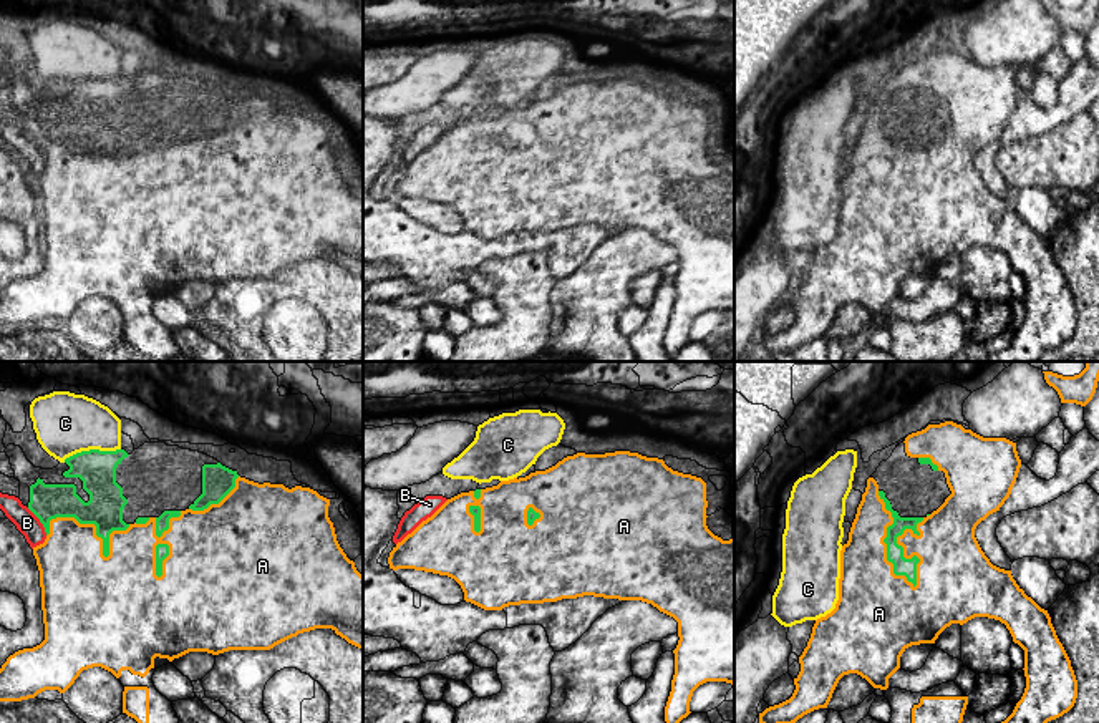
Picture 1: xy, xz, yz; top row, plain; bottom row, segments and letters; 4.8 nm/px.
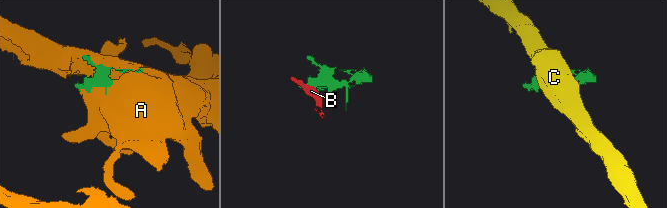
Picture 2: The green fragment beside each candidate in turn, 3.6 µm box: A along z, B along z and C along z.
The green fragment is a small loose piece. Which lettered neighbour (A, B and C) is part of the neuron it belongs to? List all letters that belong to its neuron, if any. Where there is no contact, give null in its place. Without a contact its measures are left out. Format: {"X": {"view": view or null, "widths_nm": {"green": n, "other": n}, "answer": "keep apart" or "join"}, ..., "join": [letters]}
{"A": {"view": "yz", "widths_nm": {"green": 90, "other": 280}, "answer": "join"}, "B": {"view": "xy", "widths_nm": {"green": 180, "other": 110}, "answer": "keep apart"}, "C": {"view": "xy", "widths_nm": {"green": 180, "other": 300}, "answer": "keep apart"}, "join": ["A"]}

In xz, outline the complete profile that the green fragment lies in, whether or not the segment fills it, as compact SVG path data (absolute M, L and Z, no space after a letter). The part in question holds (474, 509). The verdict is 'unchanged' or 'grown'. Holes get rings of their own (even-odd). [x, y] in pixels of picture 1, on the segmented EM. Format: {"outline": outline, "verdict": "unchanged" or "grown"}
{"outline": "M577 453L545 471L501 481L497 486L461 493L390 552L390 569L414 569L454 579L464 600L484 610L544 604L583 595L641 600L678 622L675 675L665 721L680 723L690 711L693 691L706 682L734 687L734 539L723 541L706 526L706 483L673 471L663 459L638 453Z", "verdict": "grown"}

